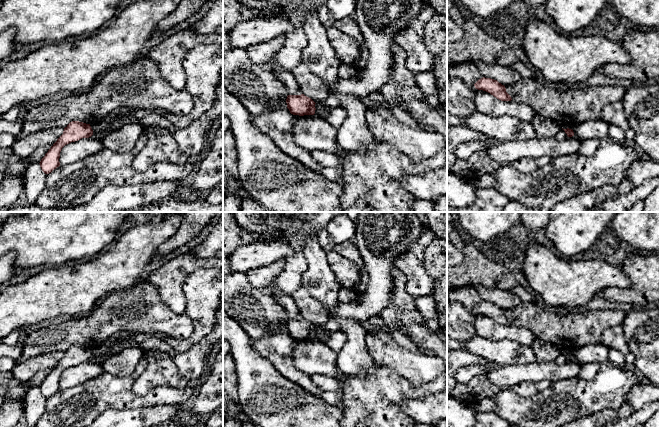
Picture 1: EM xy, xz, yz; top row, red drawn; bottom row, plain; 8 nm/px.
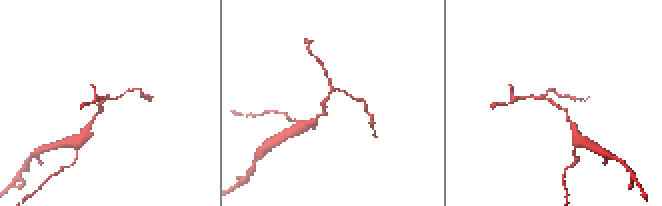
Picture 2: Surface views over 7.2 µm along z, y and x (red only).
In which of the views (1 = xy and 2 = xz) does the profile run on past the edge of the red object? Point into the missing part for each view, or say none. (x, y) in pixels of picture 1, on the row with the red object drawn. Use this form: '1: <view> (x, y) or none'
1: none
2: none

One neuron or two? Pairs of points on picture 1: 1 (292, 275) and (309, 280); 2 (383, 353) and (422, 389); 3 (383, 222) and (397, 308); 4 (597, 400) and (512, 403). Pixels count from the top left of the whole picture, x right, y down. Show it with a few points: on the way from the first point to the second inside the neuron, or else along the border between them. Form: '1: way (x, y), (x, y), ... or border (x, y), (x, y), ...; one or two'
1: border (304, 255), (307, 269), (301, 286); two
2: border (398, 373), (413, 384), (427, 383), (436, 377); two
3: border (395, 268), (392, 271), (392, 296), (390, 298); two
4: way (576, 400), (565, 400), (559, 404), (533, 404); one

